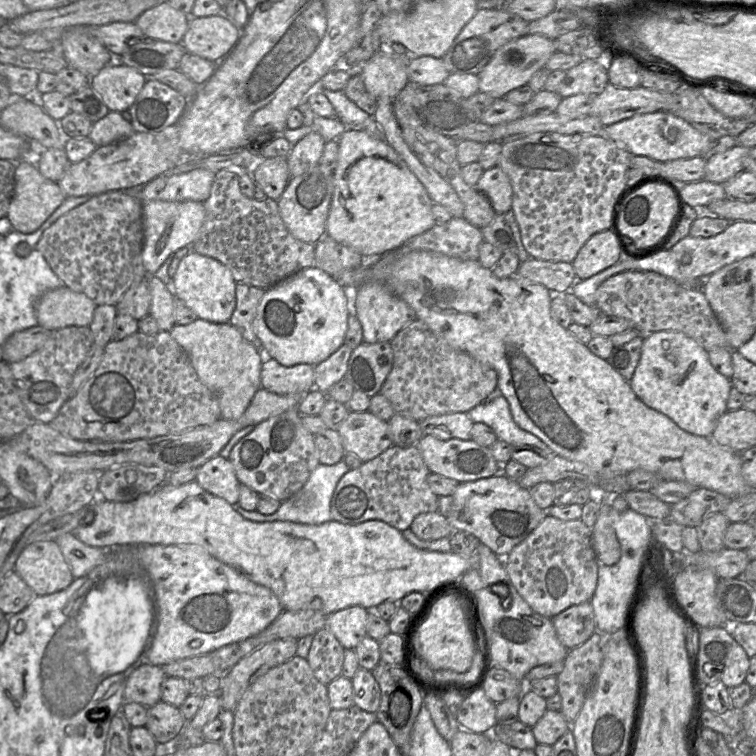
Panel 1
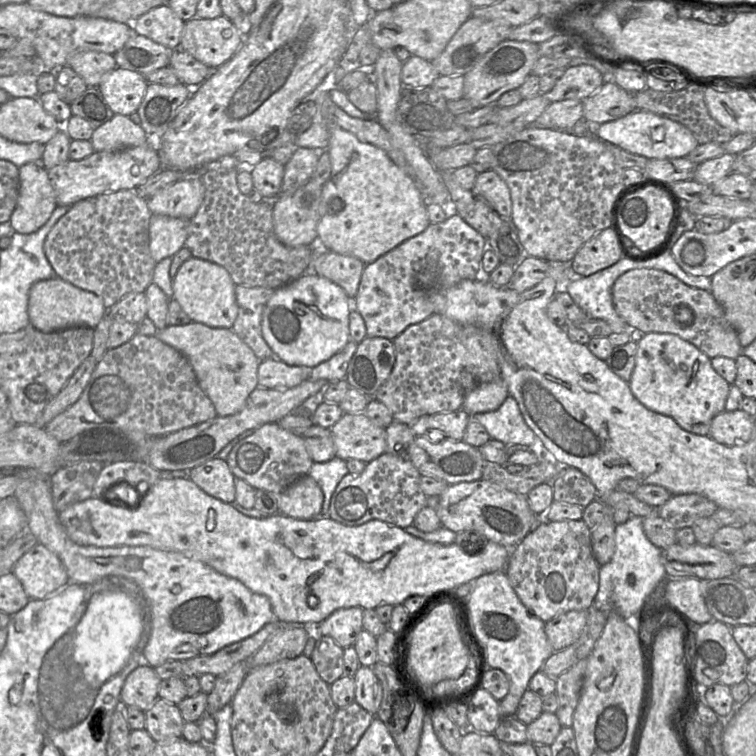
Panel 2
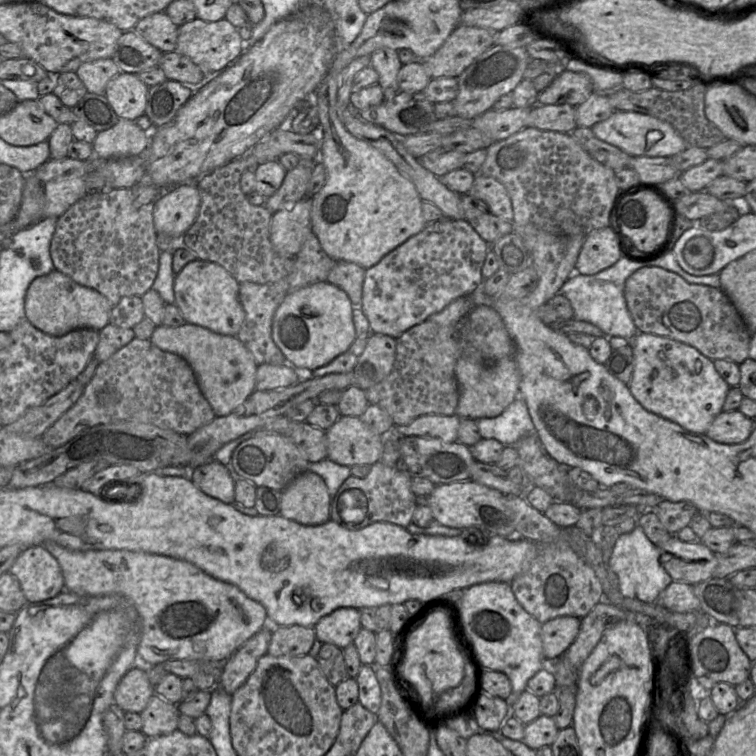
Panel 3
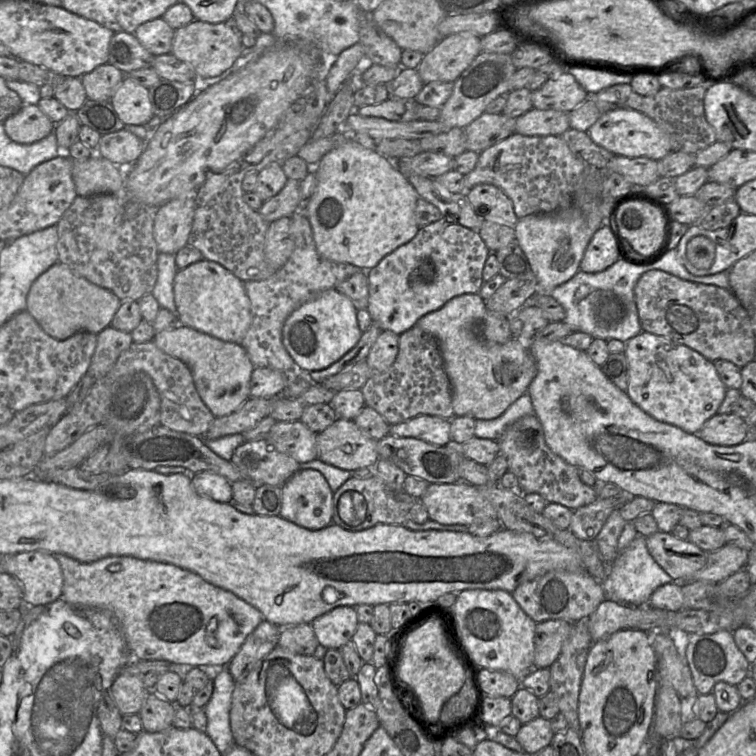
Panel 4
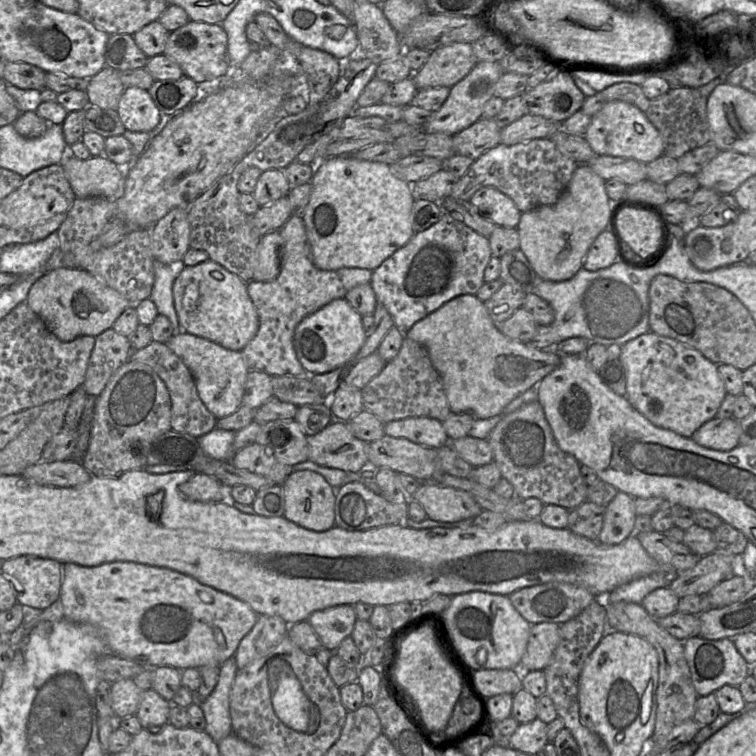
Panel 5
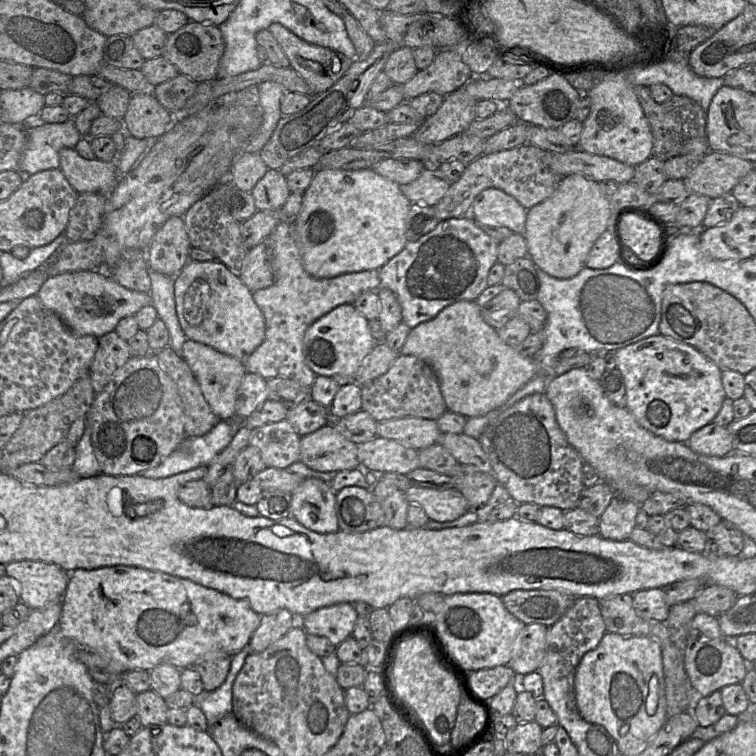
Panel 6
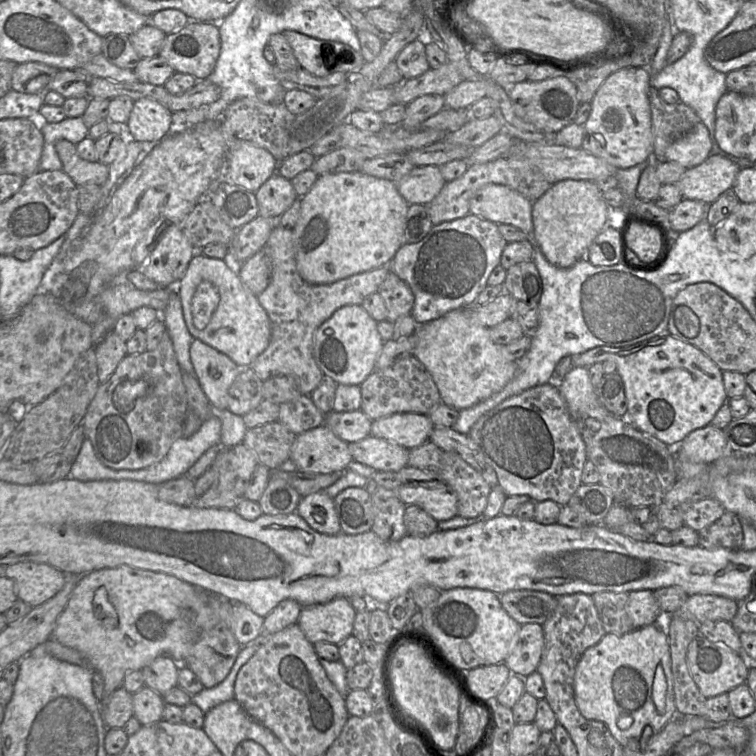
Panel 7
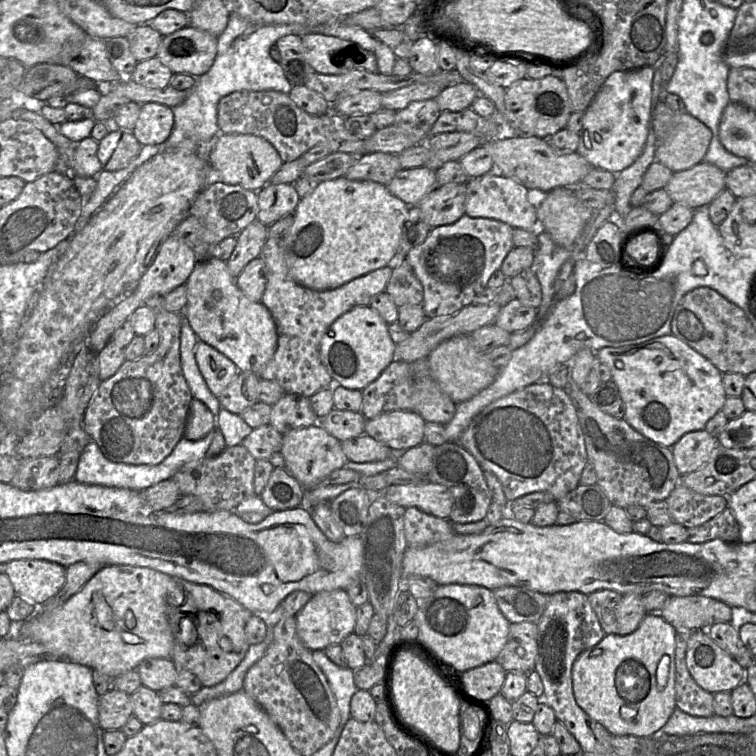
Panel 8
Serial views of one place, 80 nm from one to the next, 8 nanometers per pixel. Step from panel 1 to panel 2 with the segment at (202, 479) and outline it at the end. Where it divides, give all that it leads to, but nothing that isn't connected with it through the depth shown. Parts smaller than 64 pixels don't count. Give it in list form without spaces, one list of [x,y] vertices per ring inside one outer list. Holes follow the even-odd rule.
[[[217,457],[189,471],[189,478],[205,493],[227,504],[236,500],[235,476],[227,460]]]

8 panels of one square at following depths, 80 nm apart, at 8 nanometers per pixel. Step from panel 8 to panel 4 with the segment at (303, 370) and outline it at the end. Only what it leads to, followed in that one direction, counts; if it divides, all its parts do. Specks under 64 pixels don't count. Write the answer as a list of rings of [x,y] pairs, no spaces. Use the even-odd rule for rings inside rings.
[[[302,211],[291,216],[291,235],[295,248],[288,261],[273,276],[243,282],[250,300],[251,325],[241,345],[255,368],[271,368],[285,373],[297,371],[297,365],[282,341],[286,319],[304,303],[326,290],[336,288],[341,282],[362,271],[358,266],[322,257],[317,251],[310,221]]]

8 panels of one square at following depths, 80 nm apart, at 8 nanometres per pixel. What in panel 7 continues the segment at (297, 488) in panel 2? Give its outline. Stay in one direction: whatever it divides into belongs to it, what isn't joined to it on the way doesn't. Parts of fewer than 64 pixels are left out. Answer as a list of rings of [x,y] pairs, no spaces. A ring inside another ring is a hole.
[[[323,490],[302,497],[296,512],[317,532],[329,535],[342,532],[334,499]]]

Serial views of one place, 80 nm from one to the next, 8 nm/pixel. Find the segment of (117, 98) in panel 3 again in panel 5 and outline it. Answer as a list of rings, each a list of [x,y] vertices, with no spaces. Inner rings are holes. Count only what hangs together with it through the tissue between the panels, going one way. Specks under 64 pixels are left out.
[[[139,87],[124,89],[116,111],[125,129],[132,132],[152,132],[163,117],[148,90]]]

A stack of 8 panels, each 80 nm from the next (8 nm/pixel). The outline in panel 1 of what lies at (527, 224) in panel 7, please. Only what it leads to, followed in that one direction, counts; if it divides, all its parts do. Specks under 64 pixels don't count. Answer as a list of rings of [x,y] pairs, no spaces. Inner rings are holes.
[[[499,165],[484,170],[474,187],[487,196],[496,213],[504,215],[512,209],[512,185]]]

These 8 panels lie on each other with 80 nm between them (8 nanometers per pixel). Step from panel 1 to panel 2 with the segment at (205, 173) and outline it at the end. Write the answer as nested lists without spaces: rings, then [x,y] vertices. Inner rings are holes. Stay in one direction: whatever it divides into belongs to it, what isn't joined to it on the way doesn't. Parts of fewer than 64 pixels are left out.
[[[201,178],[177,181],[147,200],[153,215],[191,220],[198,212],[205,196]]]

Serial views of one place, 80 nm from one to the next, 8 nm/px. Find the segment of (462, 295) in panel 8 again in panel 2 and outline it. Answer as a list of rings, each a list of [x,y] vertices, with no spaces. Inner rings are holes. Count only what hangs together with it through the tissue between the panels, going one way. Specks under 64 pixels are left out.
[[[457,213],[439,223],[431,223],[422,233],[404,241],[373,263],[365,266],[356,295],[356,310],[362,315],[368,337],[394,340],[404,330],[435,314],[434,294],[456,286],[463,280],[476,279],[481,268],[487,239]]]

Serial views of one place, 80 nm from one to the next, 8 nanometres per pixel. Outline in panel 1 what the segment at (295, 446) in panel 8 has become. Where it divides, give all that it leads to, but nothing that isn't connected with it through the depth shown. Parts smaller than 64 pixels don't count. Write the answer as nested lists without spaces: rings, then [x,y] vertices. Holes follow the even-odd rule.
[[[350,411],[336,429],[341,436],[345,452],[355,454],[363,463],[374,459],[393,445],[388,422],[376,417],[369,411]]]

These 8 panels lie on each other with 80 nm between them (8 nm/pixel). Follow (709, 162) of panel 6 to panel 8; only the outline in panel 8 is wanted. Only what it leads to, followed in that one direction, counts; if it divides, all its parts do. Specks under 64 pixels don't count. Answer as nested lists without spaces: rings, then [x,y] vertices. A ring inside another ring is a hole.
[[[701,162],[676,172],[664,187],[674,203],[692,210],[708,206],[724,189],[726,173],[713,164]]]

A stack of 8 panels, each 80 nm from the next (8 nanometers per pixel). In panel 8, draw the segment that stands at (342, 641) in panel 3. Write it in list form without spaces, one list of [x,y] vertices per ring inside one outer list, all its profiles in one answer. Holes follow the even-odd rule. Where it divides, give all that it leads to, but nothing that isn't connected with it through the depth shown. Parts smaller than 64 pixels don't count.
[[[346,589],[322,591],[312,595],[311,599],[296,615],[297,634],[310,650],[324,650],[332,644],[341,644],[356,626],[357,607],[351,602]]]

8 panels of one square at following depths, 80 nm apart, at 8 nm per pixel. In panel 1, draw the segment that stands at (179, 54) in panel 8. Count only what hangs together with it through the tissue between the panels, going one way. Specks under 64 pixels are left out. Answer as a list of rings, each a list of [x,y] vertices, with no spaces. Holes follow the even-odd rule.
[[[224,13],[191,17],[181,43],[186,52],[219,63],[235,47],[241,33],[242,30]]]

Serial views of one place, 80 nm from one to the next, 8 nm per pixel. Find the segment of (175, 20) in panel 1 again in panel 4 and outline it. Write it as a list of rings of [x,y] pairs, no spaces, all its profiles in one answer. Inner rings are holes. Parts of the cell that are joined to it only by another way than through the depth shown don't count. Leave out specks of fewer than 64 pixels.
[[[155,18],[139,25],[136,38],[152,55],[171,53],[175,30],[162,18]]]

